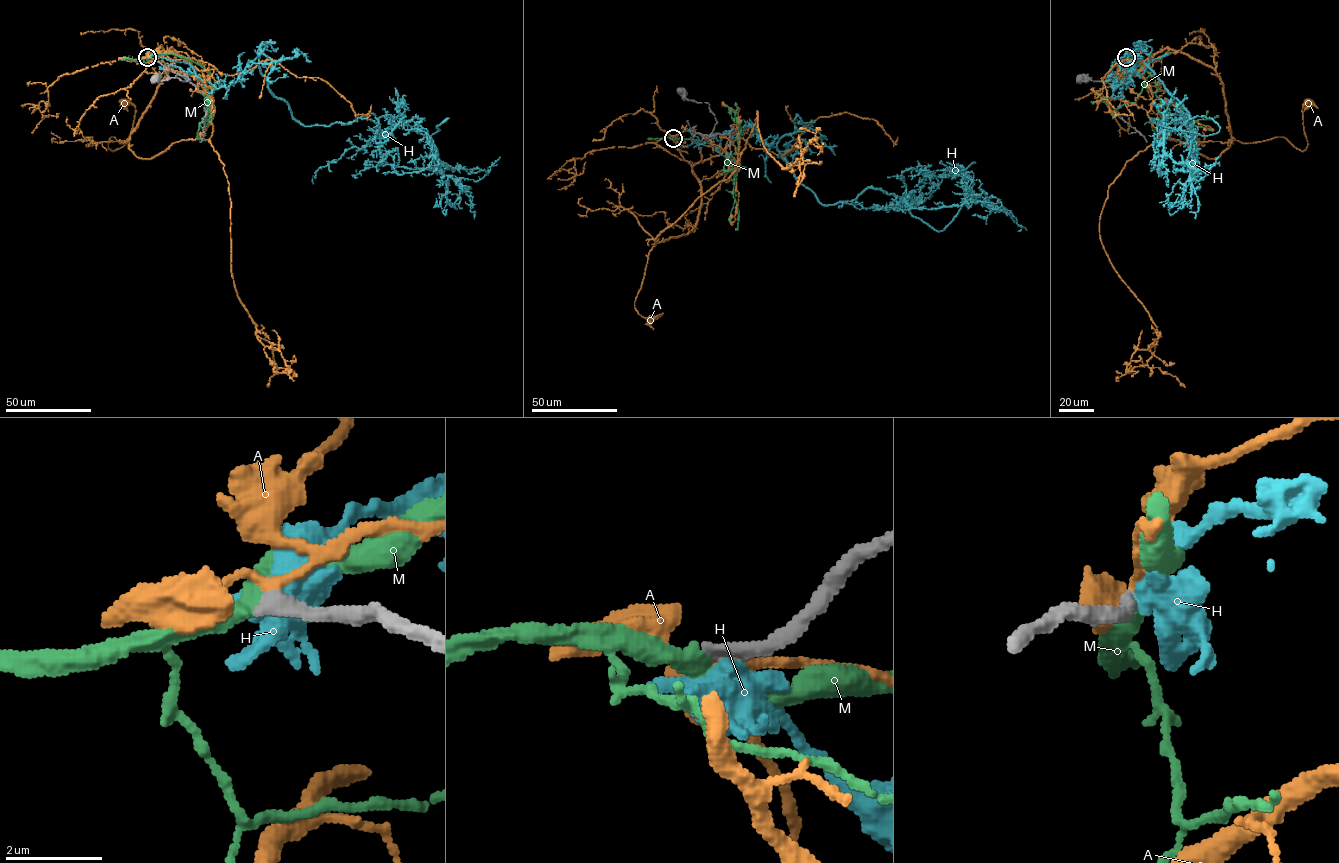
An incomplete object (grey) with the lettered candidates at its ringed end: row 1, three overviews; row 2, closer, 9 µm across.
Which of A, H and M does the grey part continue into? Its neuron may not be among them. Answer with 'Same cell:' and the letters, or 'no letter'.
Same cell: M

